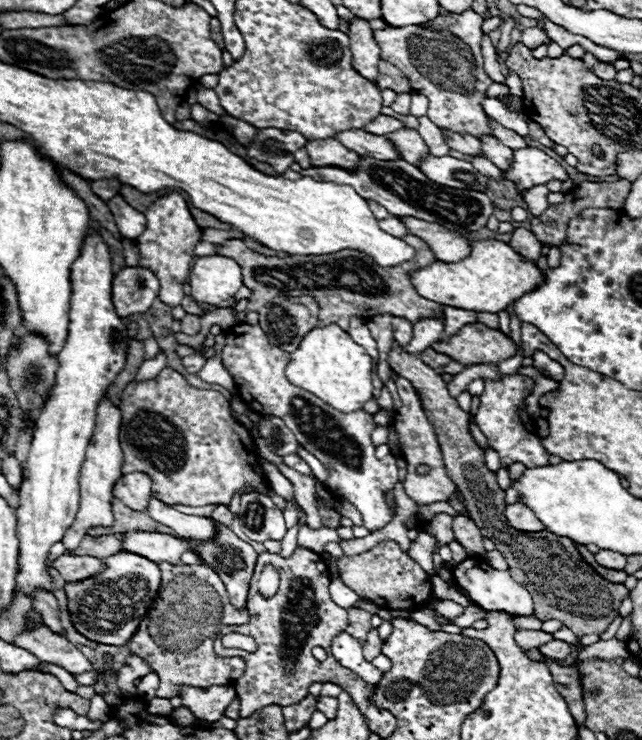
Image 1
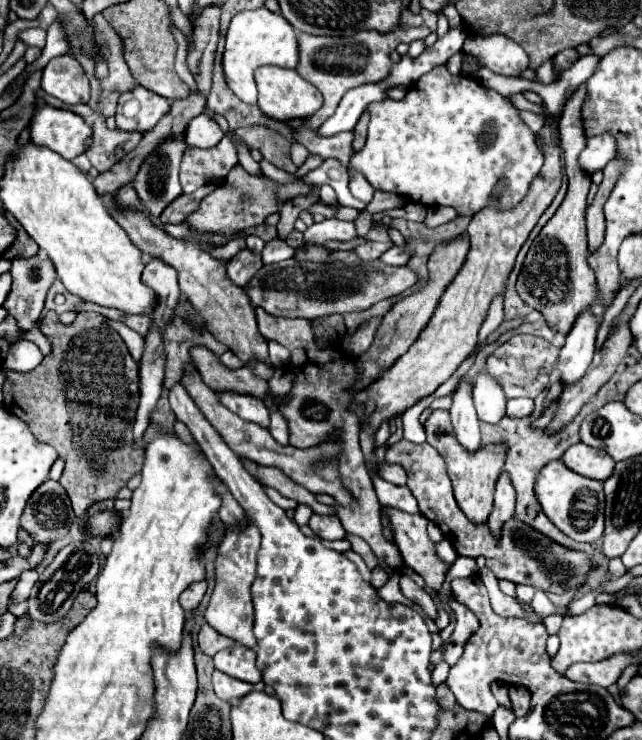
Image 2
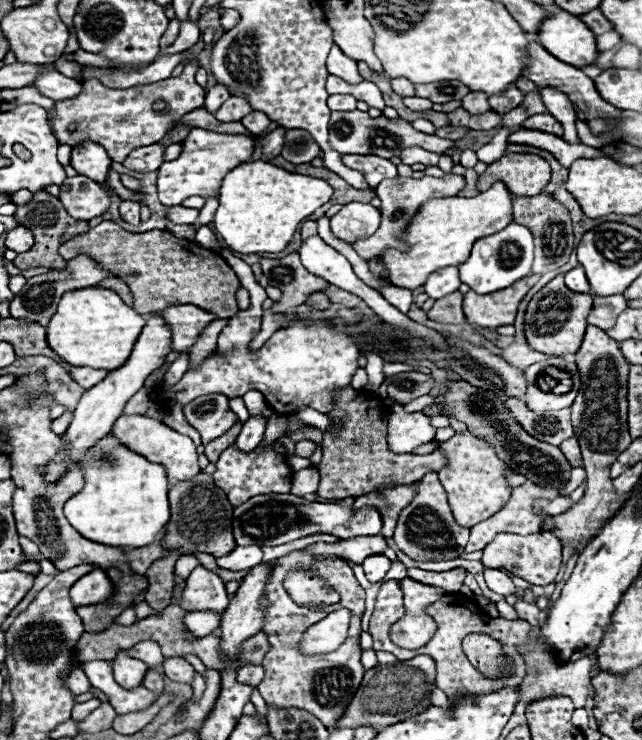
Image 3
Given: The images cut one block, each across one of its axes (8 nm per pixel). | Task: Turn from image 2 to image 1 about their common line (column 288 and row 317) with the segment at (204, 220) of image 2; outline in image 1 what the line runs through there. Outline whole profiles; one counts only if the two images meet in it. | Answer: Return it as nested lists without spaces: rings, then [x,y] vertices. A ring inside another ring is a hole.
[[[186,314],[180,322],[182,322],[182,332],[184,332],[184,334],[194,336],[194,334],[198,334],[198,332],[200,332],[200,316]]]

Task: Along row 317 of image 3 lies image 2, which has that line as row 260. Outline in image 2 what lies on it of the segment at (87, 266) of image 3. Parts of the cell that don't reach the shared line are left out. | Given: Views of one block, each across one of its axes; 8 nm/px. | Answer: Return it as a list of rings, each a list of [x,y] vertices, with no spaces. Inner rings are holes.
[[[36,254],[32,258],[14,258],[10,272],[12,290],[4,308],[18,320],[22,330],[32,330],[44,308],[46,292],[56,280],[56,270],[48,256]]]

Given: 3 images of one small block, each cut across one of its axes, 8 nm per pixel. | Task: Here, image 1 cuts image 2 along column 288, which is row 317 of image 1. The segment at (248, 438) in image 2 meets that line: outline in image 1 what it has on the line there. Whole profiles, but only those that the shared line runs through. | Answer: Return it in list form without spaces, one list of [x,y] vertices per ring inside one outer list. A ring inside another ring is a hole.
[[[444,306],[444,332],[452,334],[452,332],[458,332],[460,328],[464,328],[468,324],[476,324],[476,316],[478,314],[468,312],[468,310]]]

